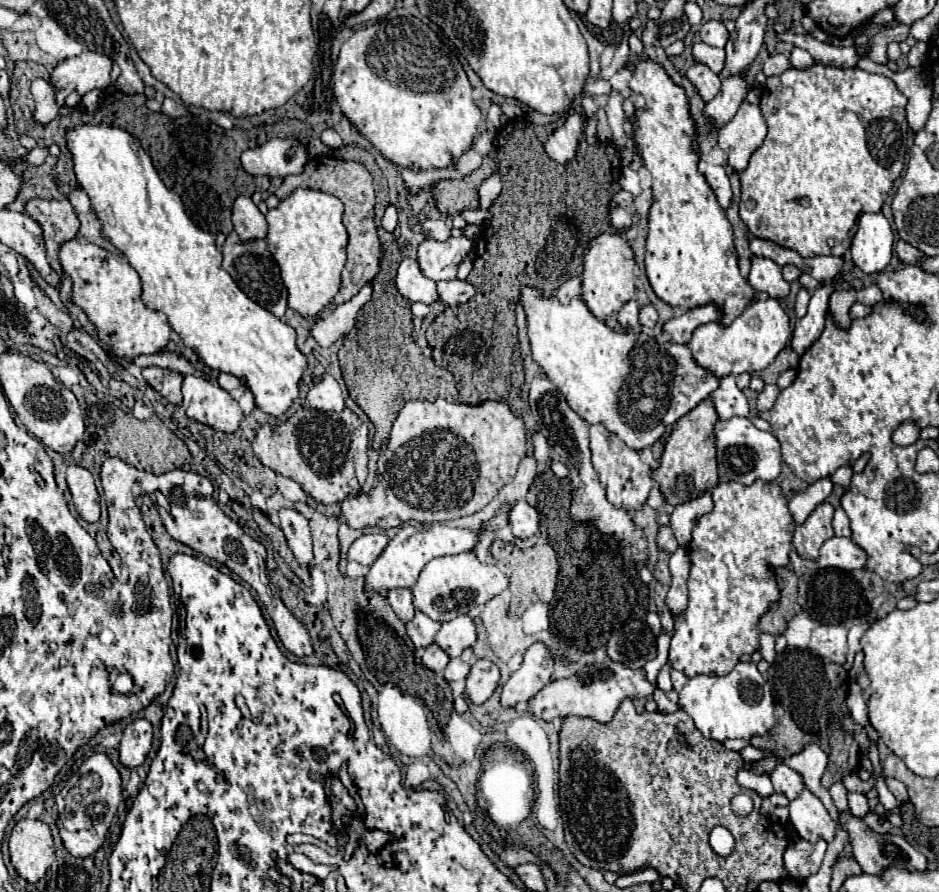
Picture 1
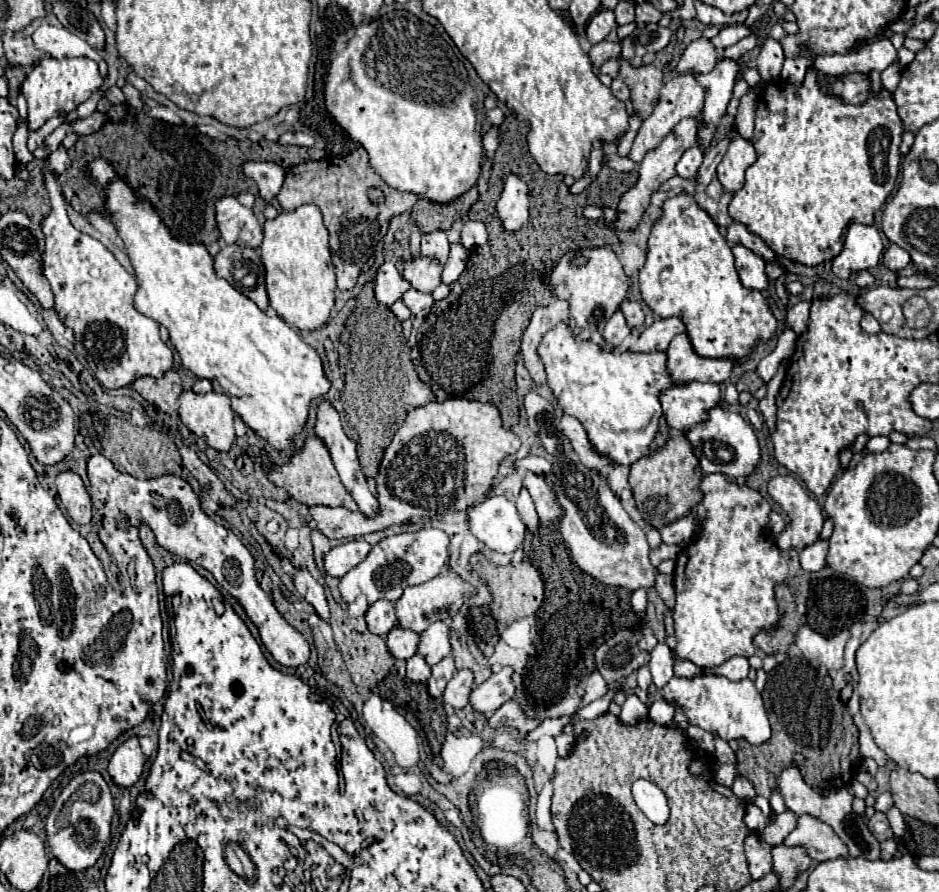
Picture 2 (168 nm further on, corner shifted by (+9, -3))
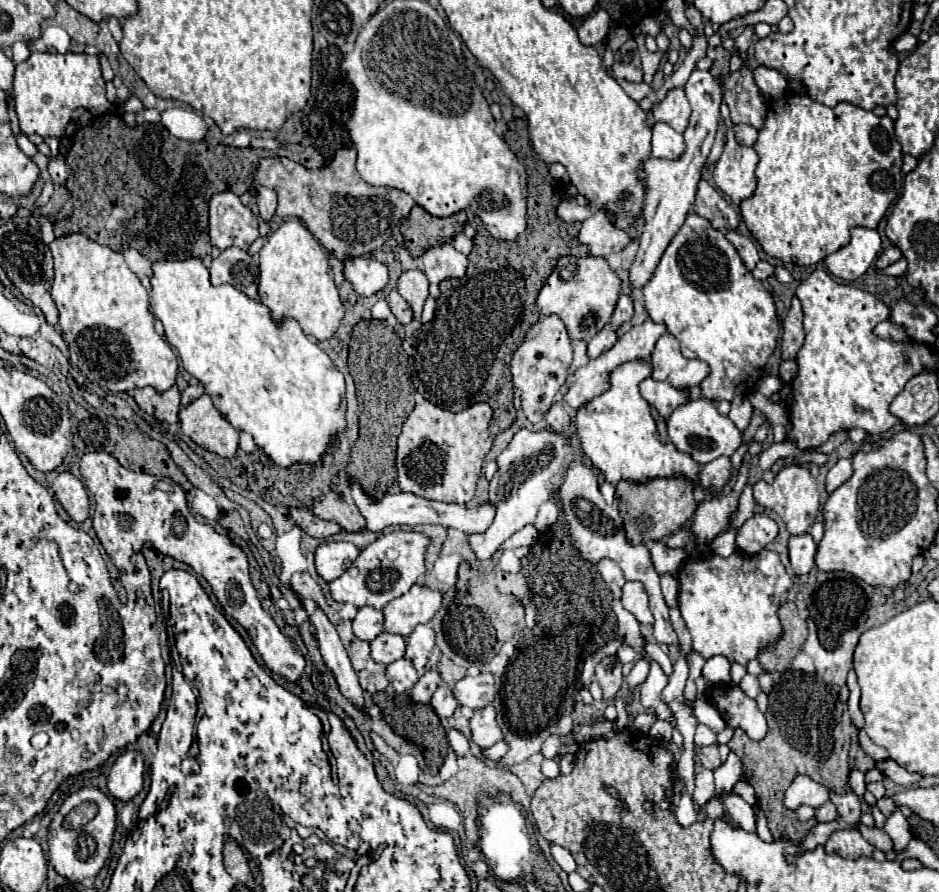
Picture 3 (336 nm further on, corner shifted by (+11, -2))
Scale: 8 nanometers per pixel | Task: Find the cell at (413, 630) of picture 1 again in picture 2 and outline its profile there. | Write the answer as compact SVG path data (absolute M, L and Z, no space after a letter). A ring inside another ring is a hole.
M394 627L386 639L386 645L390 647L390 653L396 659L410 659L416 653L418 643L420 643L420 633L404 627Z

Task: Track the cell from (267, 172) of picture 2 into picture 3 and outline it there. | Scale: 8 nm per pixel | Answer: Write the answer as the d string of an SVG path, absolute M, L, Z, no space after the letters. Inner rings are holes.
M260 188L258 190L258 208L260 208L260 216L262 216L260 236L268 238L268 234L270 234L270 220L272 220L274 212L276 212L276 192L270 190L270 188Z

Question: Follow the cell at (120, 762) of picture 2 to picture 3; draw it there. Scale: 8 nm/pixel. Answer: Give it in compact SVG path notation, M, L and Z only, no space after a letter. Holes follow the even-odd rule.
M126 750L110 768L108 790L116 800L128 802L142 790L142 786L144 786L142 754L136 750Z

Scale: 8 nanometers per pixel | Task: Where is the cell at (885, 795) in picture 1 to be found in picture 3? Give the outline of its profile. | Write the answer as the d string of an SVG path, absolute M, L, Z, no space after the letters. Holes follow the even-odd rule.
M896 810L892 816L888 816L886 826L884 826L884 832L892 838L896 852L906 850L906 846L908 846L908 842L910 842L910 838L912 838L908 820L902 816L900 810Z

